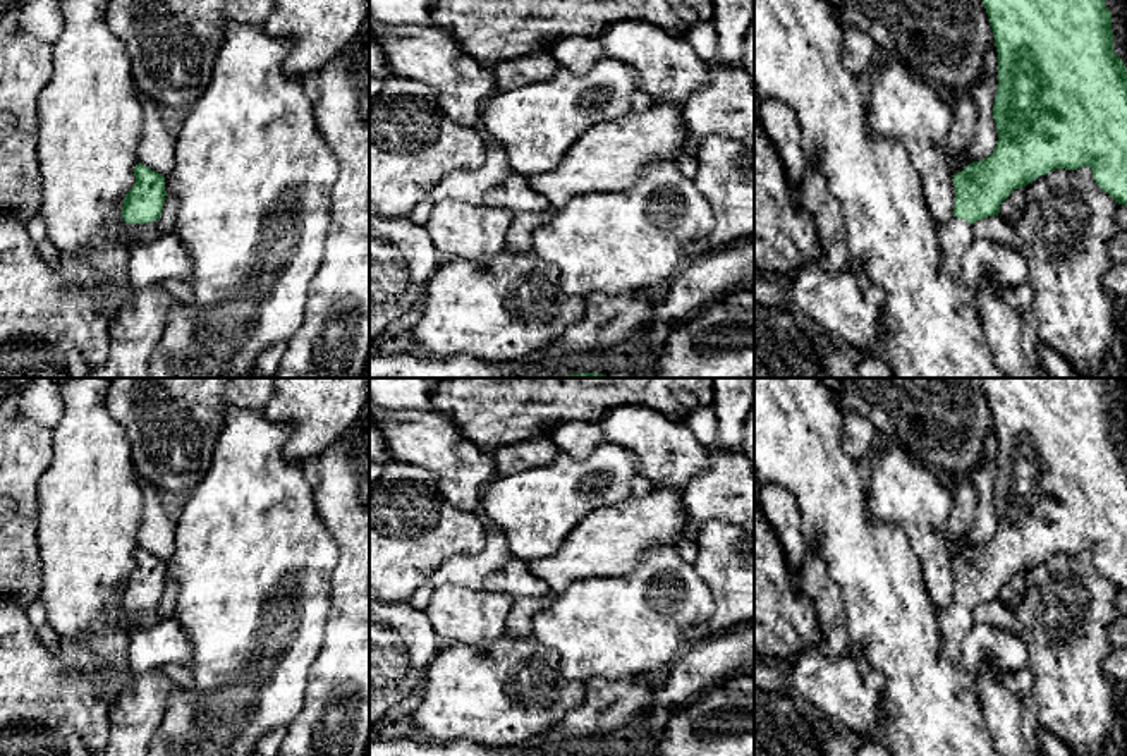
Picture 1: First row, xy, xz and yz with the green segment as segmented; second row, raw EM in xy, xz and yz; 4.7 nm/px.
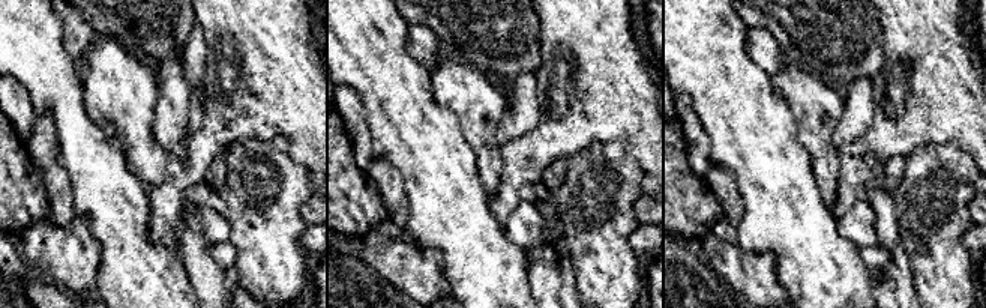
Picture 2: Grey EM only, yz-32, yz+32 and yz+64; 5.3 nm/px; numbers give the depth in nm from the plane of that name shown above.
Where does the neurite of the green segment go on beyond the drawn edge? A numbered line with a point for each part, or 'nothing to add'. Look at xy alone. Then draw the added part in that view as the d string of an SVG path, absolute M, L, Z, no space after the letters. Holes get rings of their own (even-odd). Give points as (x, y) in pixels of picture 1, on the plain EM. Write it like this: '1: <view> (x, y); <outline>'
1: xy (138, 619); M156 607L148 608L125 608L125 627L129 636L132 636L137 631L148 629L160 622L160 615L156 613Z

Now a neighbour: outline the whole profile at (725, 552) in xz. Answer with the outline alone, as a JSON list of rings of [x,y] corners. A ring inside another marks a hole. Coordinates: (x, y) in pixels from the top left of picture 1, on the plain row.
[[[754,519],[742,524],[701,522],[694,569],[711,589],[715,613],[684,631],[685,646],[737,624],[754,624]]]

